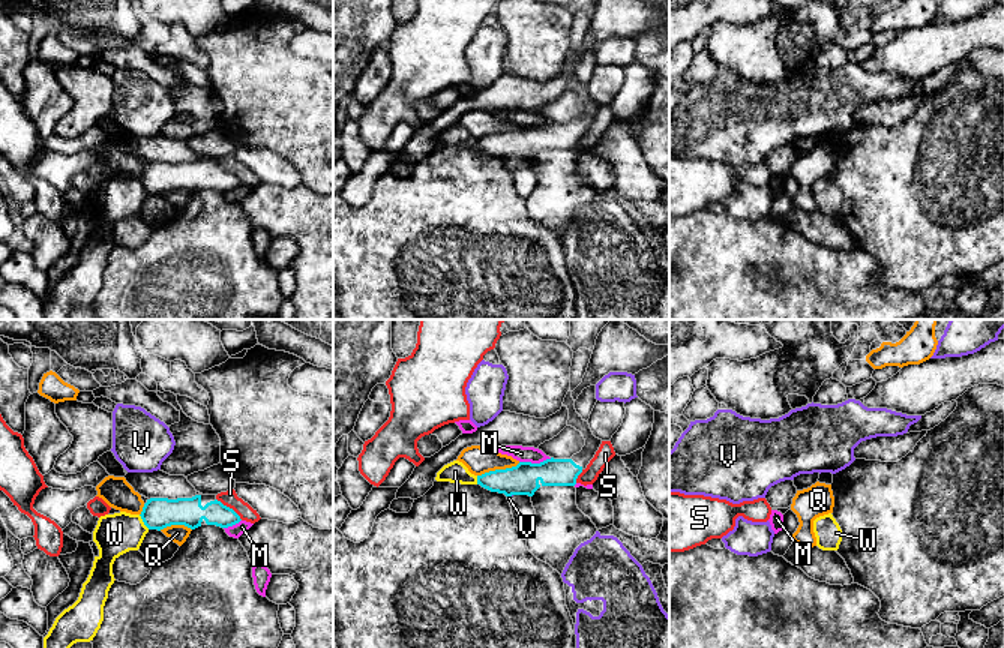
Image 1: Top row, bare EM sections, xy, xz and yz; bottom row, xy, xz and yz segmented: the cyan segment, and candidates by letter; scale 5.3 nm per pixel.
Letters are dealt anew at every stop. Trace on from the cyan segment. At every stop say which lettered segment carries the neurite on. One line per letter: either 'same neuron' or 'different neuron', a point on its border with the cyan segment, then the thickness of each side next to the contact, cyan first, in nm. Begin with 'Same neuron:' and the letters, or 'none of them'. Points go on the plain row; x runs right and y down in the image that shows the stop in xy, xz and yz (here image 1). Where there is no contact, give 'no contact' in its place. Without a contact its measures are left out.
Same neuron: none of them
M: different neuron; contact xz (535, 128); calibres 160 and 80 nm
Q: different neuron; contact xz (498, 134); calibres 160 and 150 nm
S: different neuron; contact xy (228, 171); calibres 150 and 90 nm
V: different neuron; contact xz (509, 159); calibres 160 and 20 nm
W: different neuron; contact xy (143, 185); calibres 170 and 220 nm

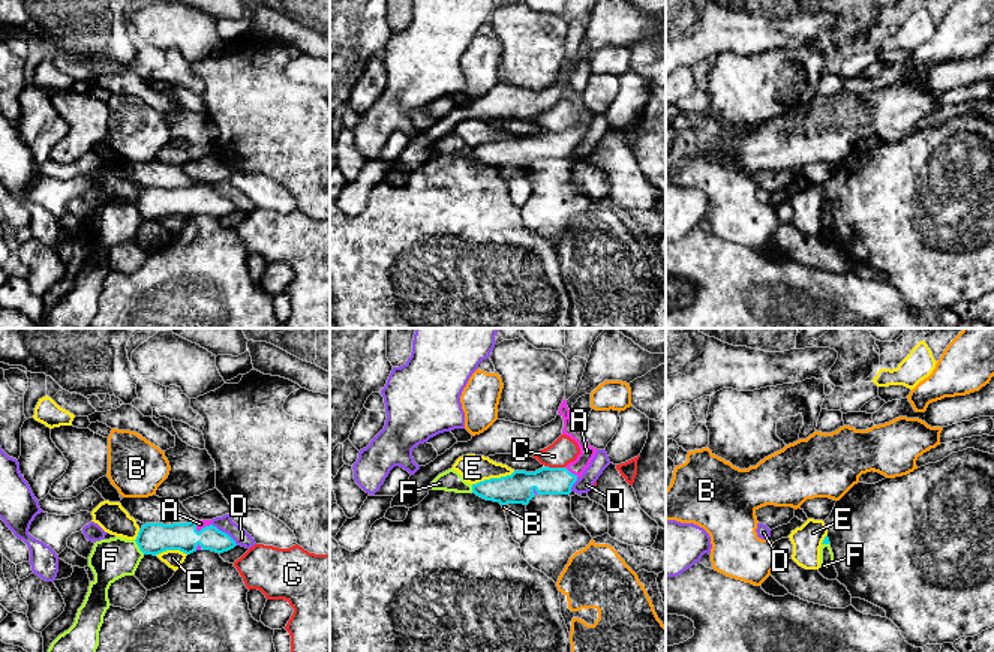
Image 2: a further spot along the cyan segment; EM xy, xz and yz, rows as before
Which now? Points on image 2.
Same neuron: A
A: same neuron; contact xz (570, 137); calibres 140 and 80 nm
B: different neuron; contact xz (504, 168); calibres 160 and 20 nm
C: different neuron; contact xz (555, 132); calibres 160 and 150 nm
D: different neuron; contact xy (224, 197); calibres 150 and 90 nm
E: different neuron; contact xz (494, 143); calibres 160 and 150 nm
F: different neuron; contact xy (138, 210); calibres 170 and 220 nm

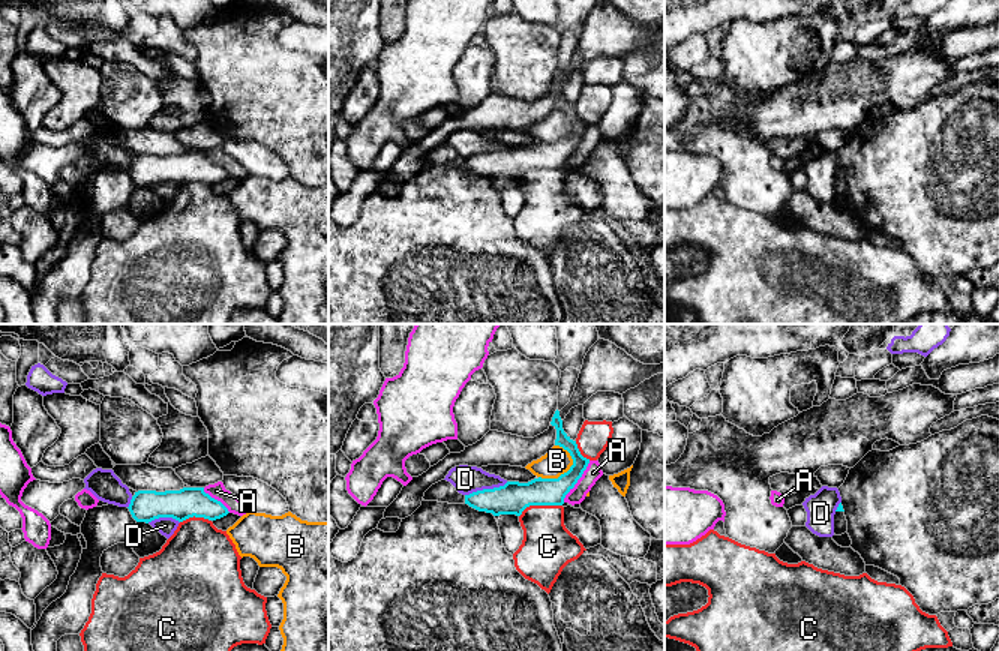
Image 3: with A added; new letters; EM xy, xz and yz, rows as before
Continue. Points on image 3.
Same neuron: none of them
A: different neuron; contact xz (576, 146); calibres 140 and 90 nm
B: different neuron; contact xz (561, 138); calibres 140 and 150 nm
C: different neuron; contact xz (539, 168); calibres 170 and 280 nm
D: different neuron; contact xz (486, 153); calibres 170 and 150 nm

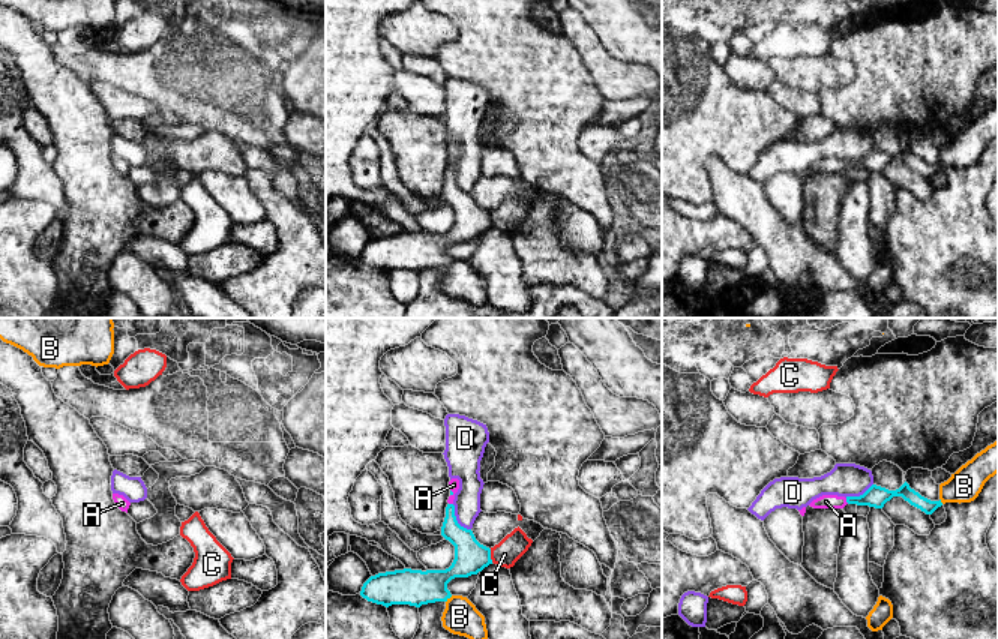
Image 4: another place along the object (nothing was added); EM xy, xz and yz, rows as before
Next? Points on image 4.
Same neuron: A
A: same neuron; contact yz (847, 165); calibres 110 and 80 nm
B: different neuron; contact xz (449, 261); calibres 190 and 190 nm
C: different neuron; contact xz (489, 219); calibres 180 and 140 nm
D: different neuron; contact xz (455, 183); calibres 180 and 140 nm

